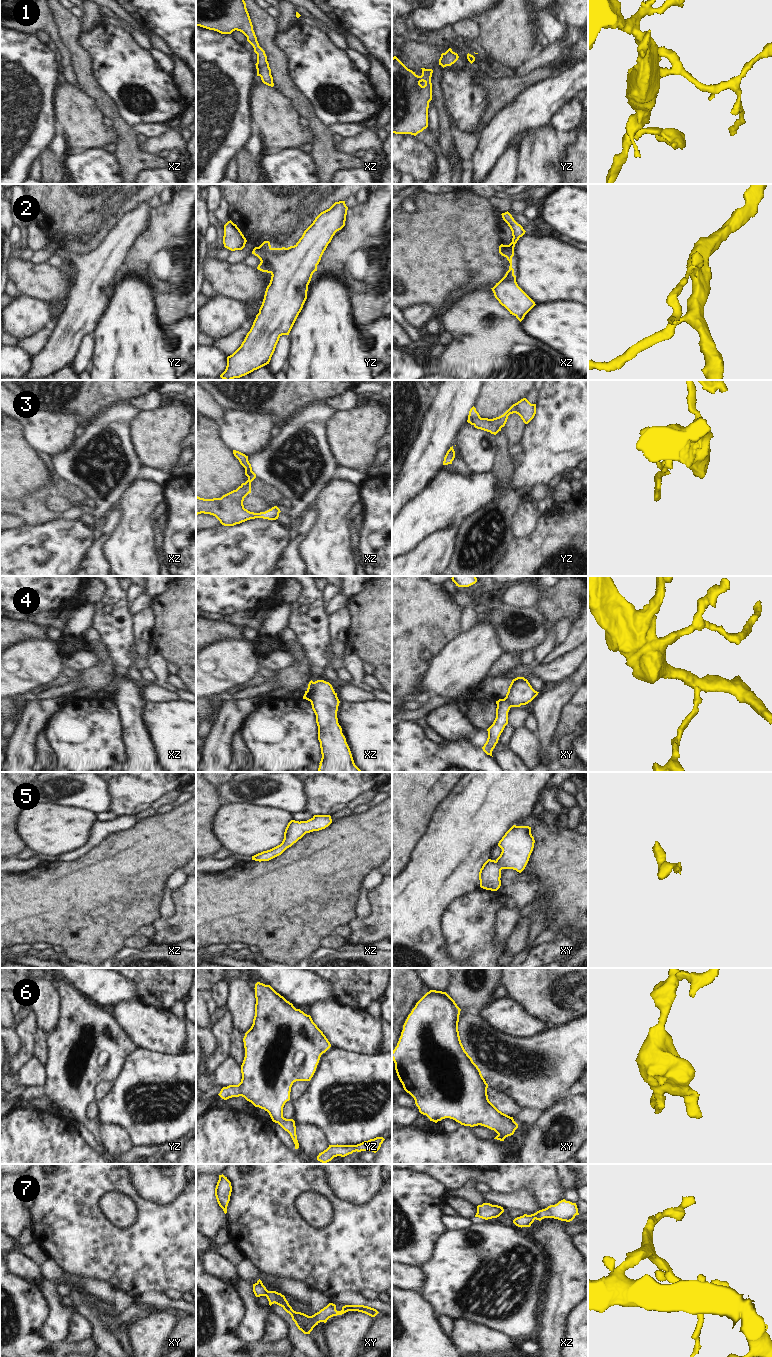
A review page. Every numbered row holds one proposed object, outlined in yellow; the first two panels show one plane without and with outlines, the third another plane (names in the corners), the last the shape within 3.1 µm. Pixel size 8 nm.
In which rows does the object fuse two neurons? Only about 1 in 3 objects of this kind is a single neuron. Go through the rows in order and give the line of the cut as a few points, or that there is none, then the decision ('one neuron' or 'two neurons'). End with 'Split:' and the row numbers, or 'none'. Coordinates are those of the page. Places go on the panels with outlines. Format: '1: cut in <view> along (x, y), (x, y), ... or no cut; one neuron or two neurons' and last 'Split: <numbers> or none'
1: no cut; one neuron
2: cut in yz along (258, 247), (263, 250), (270, 248); two neurons
3: no cut; one neuron
4: cut in xy along (505, 697), (511, 706); two neurons
5: no cut; one neuron
6: no cut; one neuron
7: no cut; one neuron
Split: 2, 4

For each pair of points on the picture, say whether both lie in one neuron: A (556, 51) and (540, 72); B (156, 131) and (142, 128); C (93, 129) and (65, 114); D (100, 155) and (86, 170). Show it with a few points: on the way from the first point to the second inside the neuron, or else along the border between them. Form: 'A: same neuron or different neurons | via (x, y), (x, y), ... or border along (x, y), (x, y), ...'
A: different neurons | border along (542, 65), (521, 77)
B: same neuron | via (153, 130), (145, 129)
C: same neuron | via (86, 125), (75, 114), (72, 114)
D: same neuron | via (97, 159), (90, 166)

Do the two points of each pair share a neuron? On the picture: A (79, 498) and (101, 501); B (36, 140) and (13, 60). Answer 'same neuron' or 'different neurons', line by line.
A: different neurons
B: same neuron

